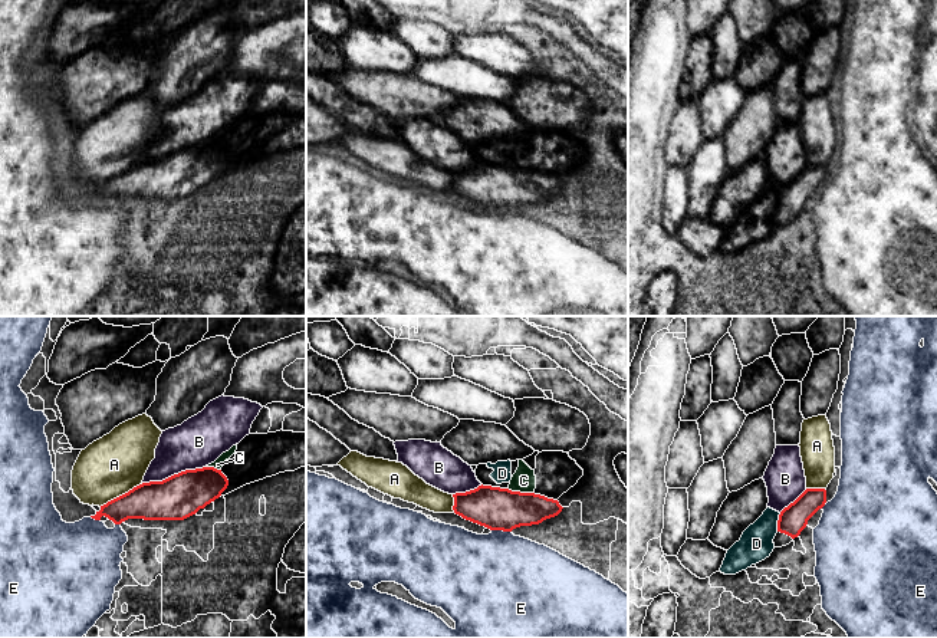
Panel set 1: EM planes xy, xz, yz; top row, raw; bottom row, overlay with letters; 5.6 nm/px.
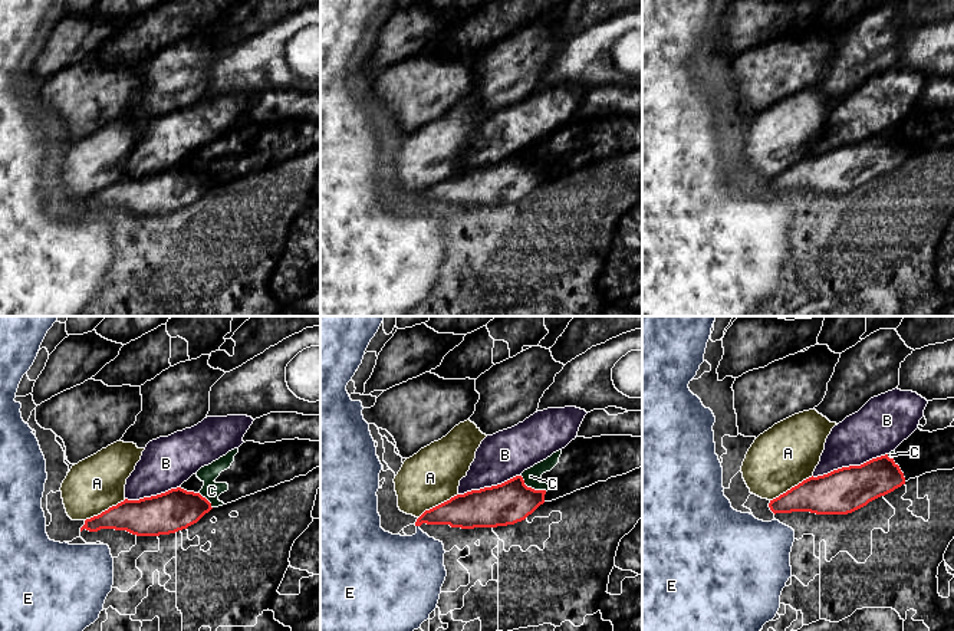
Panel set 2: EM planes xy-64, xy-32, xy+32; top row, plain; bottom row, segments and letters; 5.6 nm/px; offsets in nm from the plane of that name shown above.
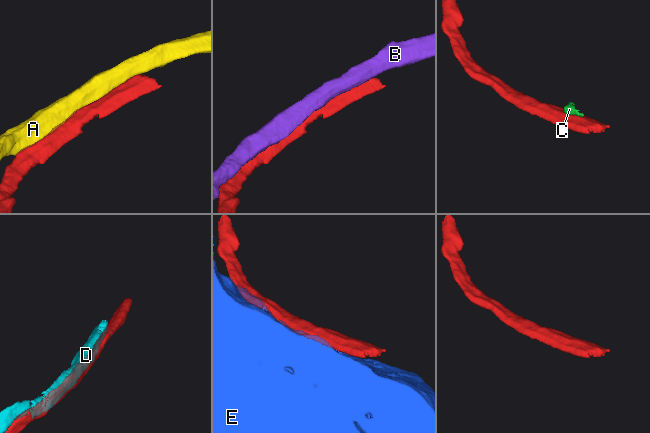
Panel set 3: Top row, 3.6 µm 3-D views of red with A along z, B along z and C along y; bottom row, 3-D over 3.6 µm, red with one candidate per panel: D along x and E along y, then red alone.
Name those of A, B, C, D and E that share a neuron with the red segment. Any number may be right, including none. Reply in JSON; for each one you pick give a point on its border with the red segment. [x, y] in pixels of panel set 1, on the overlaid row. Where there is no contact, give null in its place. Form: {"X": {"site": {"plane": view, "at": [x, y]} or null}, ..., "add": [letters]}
{"add": []}

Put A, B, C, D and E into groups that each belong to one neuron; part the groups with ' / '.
A / B / C D / E

